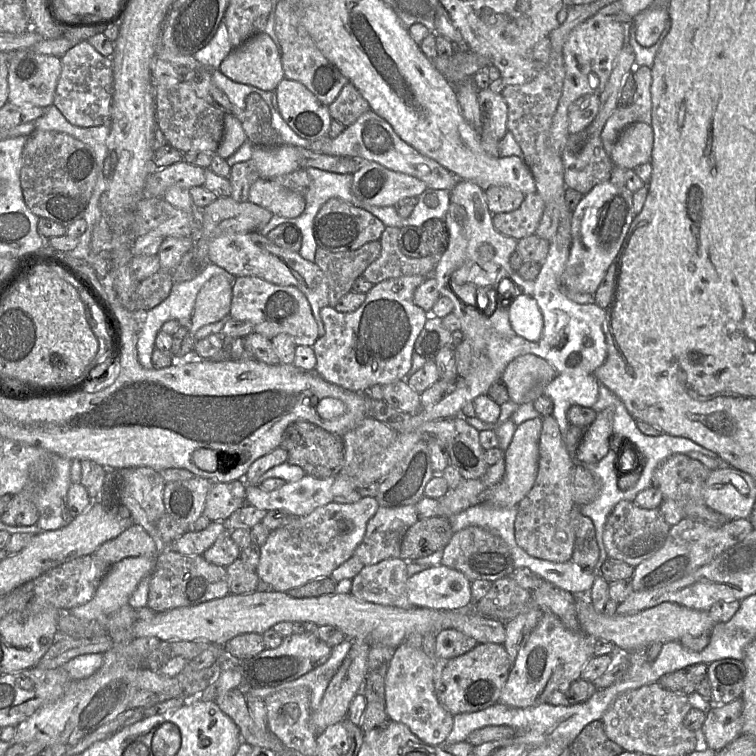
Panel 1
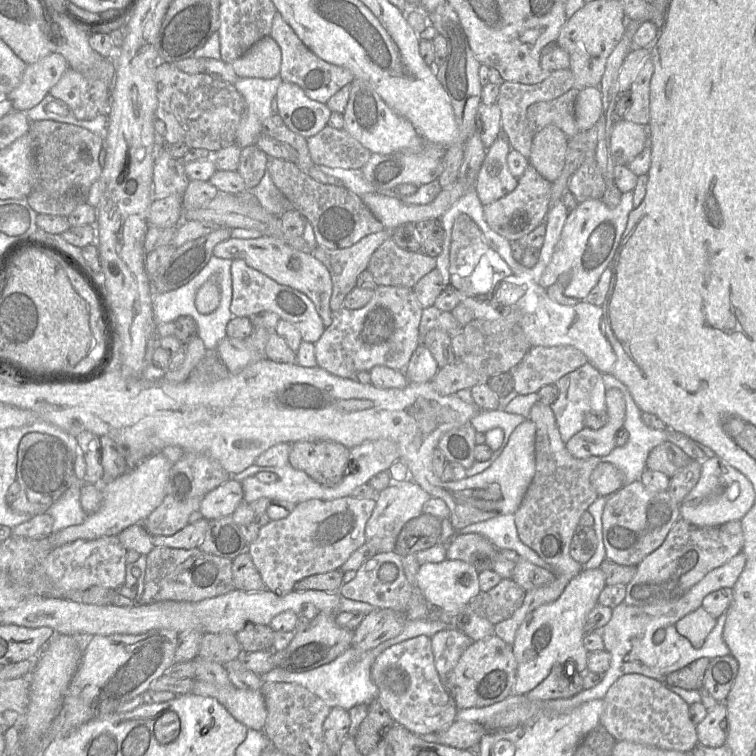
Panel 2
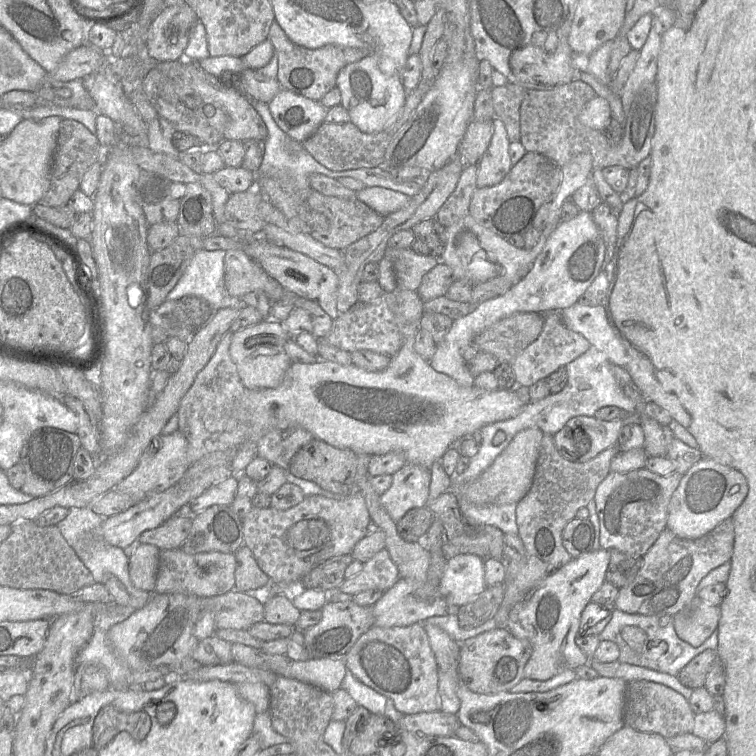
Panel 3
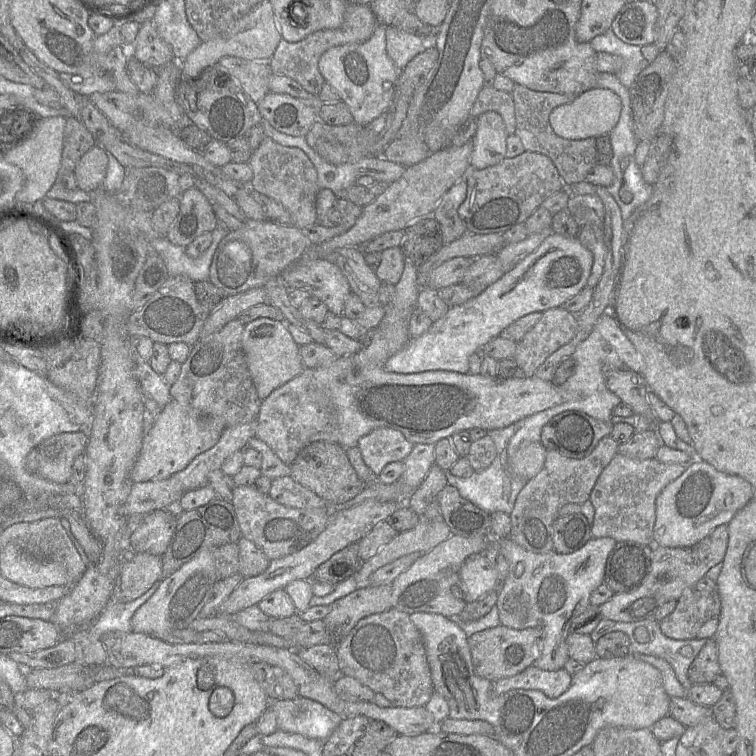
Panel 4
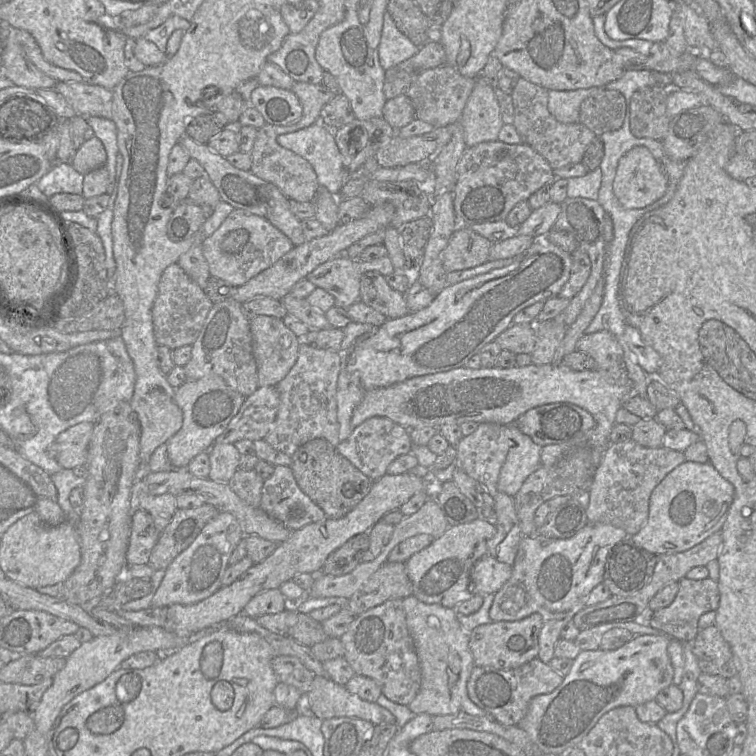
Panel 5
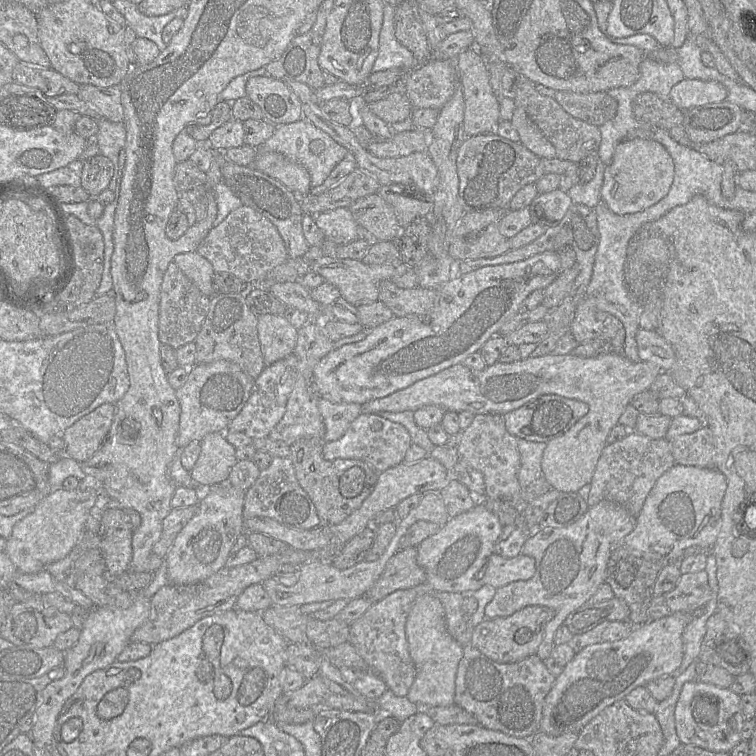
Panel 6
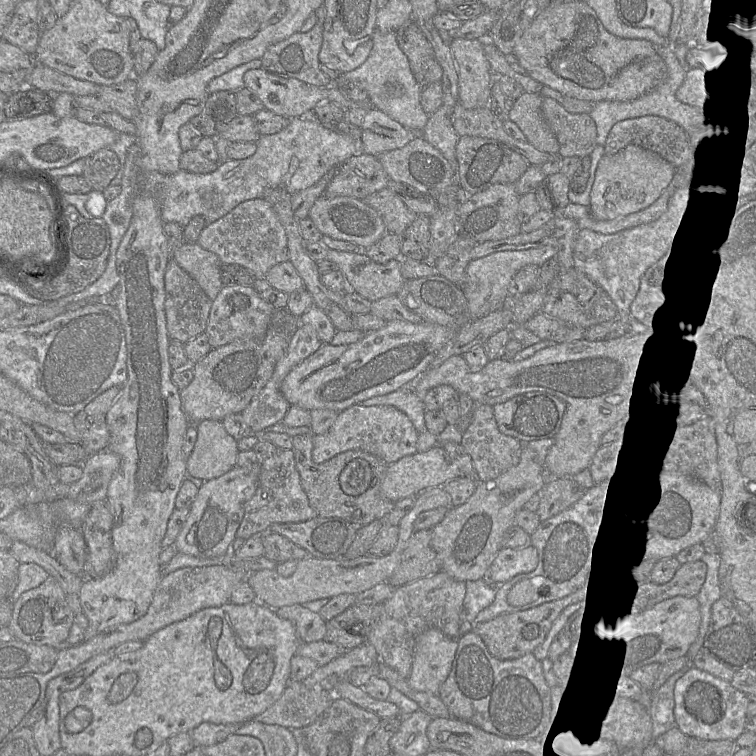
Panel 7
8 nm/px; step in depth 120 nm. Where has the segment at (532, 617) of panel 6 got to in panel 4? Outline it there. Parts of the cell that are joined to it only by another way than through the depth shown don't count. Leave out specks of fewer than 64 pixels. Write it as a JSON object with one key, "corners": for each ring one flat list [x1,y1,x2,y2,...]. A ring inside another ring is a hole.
{"corners":[[503,625,479,631,468,637,472,664,475,673,491,682,515,676,534,664,542,640,542,629,530,627,512,629]]}

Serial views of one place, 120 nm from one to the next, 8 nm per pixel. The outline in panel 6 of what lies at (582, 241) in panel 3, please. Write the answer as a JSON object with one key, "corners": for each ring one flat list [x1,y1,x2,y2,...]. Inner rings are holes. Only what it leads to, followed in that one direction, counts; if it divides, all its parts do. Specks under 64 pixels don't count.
{"corners":[[545,251,535,254,530,258,508,264,499,264,493,266,485,266,466,274,454,274,446,284,440,288,440,300,438,304,424,315,411,315,404,317,393,317,387,322,379,326,367,330,367,336,360,342,343,345,333,349,325,357,323,357,314,368,312,385,315,392,320,398,330,400,334,403,357,403,360,405,367,404,371,400,386,397,398,390,404,389,416,381,434,375,446,368,456,364,461,364,465,359,474,352,478,352,481,347,493,336,498,335,501,327,509,321,516,313,518,313,521,304,535,290,545,289,549,286,561,273,560,259,557,252]]}

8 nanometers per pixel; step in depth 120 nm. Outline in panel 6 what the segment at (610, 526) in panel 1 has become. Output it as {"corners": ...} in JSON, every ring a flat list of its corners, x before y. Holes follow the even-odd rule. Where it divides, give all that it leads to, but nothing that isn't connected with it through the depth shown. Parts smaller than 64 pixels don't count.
{"corners":[[630,430,624,438,607,443,604,447,590,481,587,505,592,507,603,500,612,501,636,518,658,478,674,464,669,441,665,438,653,439]]}

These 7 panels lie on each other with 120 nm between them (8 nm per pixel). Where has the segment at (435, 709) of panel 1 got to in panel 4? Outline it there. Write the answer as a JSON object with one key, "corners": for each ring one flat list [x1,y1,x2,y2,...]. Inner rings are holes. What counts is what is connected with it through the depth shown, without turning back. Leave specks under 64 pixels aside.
{"corners":[[394,607,361,619,335,646,335,650,340,674,353,677,375,693,382,694,393,707,425,707,434,694,422,635,410,620,409,614]]}

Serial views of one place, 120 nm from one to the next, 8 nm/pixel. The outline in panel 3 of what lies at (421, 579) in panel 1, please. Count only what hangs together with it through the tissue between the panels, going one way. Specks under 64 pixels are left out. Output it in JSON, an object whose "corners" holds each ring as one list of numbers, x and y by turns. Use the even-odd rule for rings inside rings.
{"corners":[[473,554,448,559,438,585,441,596,451,607,460,607,472,601,486,587,484,559]]}

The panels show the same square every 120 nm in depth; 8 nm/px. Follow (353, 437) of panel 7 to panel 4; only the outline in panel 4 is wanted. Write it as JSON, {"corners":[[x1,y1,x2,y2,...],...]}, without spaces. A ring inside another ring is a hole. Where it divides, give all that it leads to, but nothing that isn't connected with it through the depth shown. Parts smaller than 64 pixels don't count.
{"corners":[[377,428,358,440,364,463,378,477,388,463,404,461,412,451,414,444,408,441,398,430]]}

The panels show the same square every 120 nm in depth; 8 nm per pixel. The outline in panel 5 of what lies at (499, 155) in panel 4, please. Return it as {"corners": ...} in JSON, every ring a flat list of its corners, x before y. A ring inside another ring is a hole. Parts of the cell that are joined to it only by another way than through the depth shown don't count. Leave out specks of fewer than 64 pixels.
{"corners":[[482,76,475,78,474,88,460,119,466,147,498,140,503,121,492,86]]}

